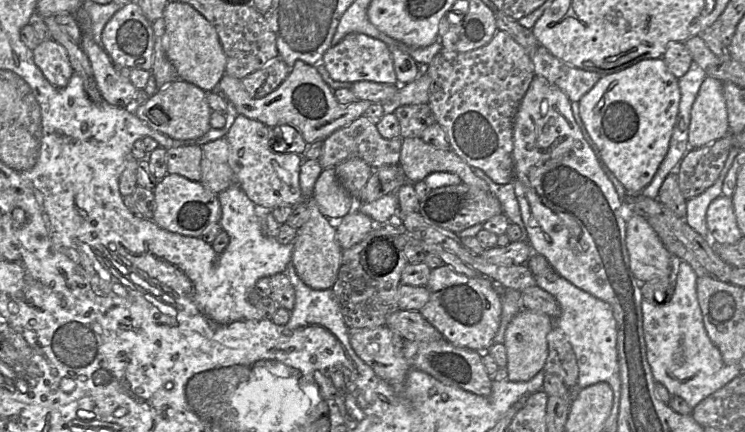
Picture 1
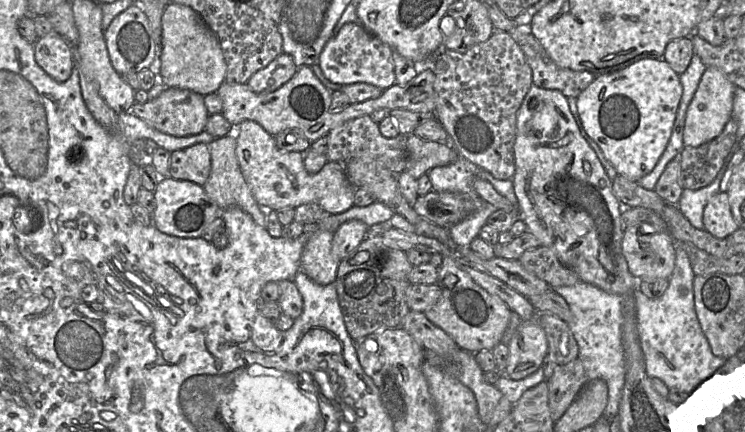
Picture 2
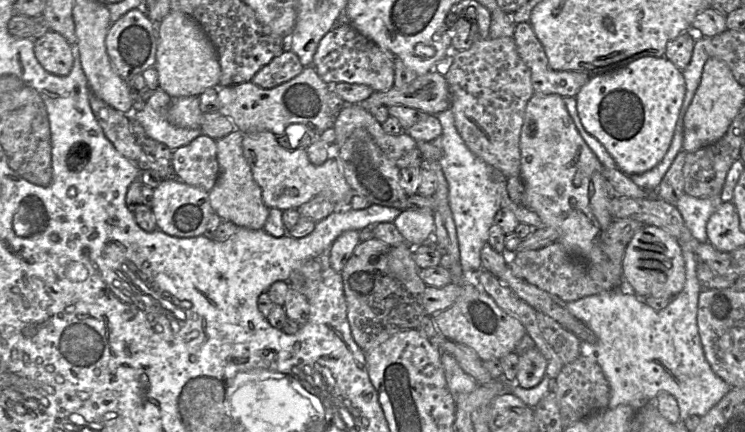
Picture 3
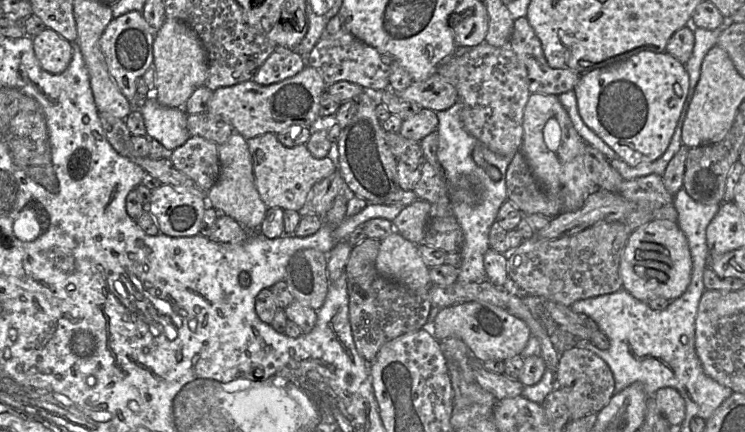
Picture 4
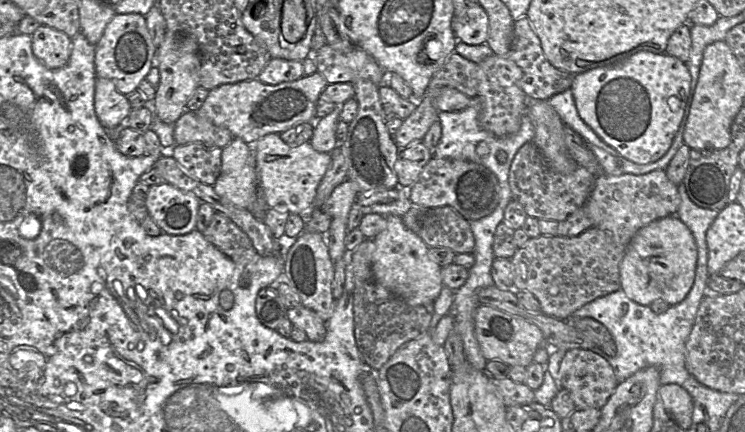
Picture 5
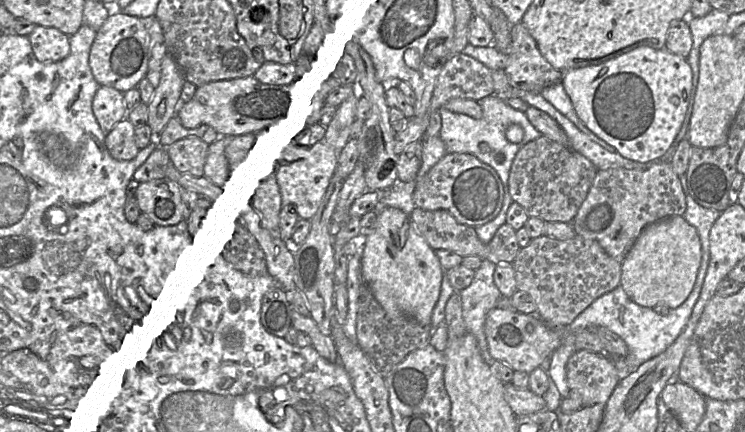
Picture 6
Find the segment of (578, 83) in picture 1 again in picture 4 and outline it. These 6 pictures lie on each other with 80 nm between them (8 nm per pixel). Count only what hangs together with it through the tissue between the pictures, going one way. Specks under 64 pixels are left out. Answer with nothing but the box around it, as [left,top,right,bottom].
[509,17,582,95]

